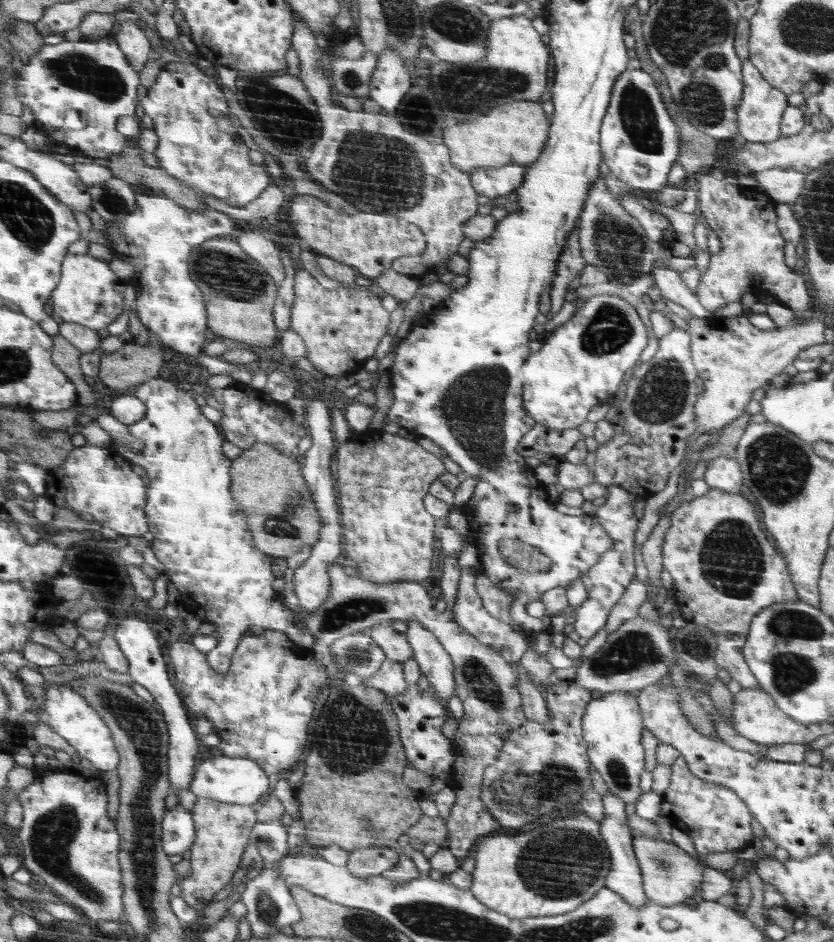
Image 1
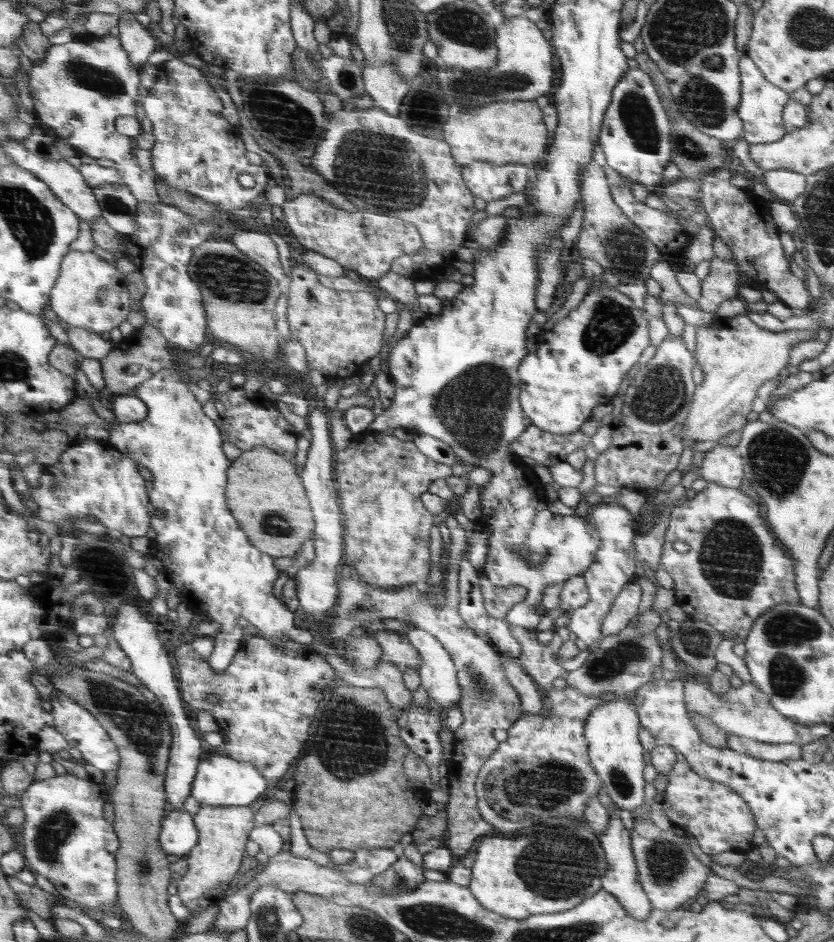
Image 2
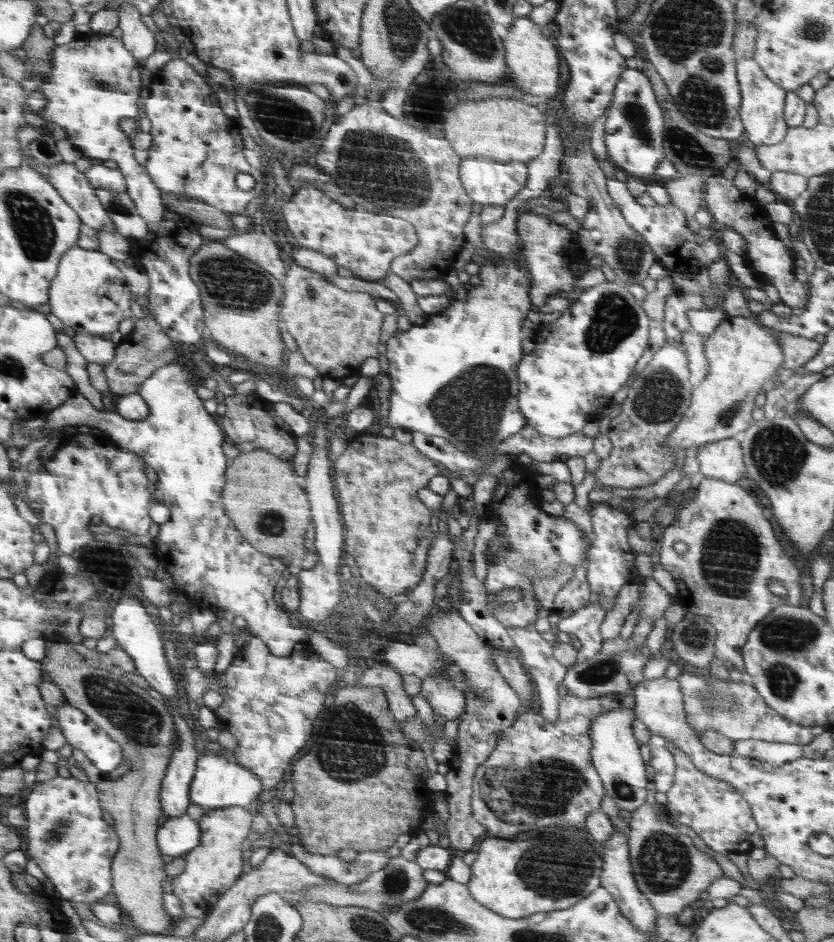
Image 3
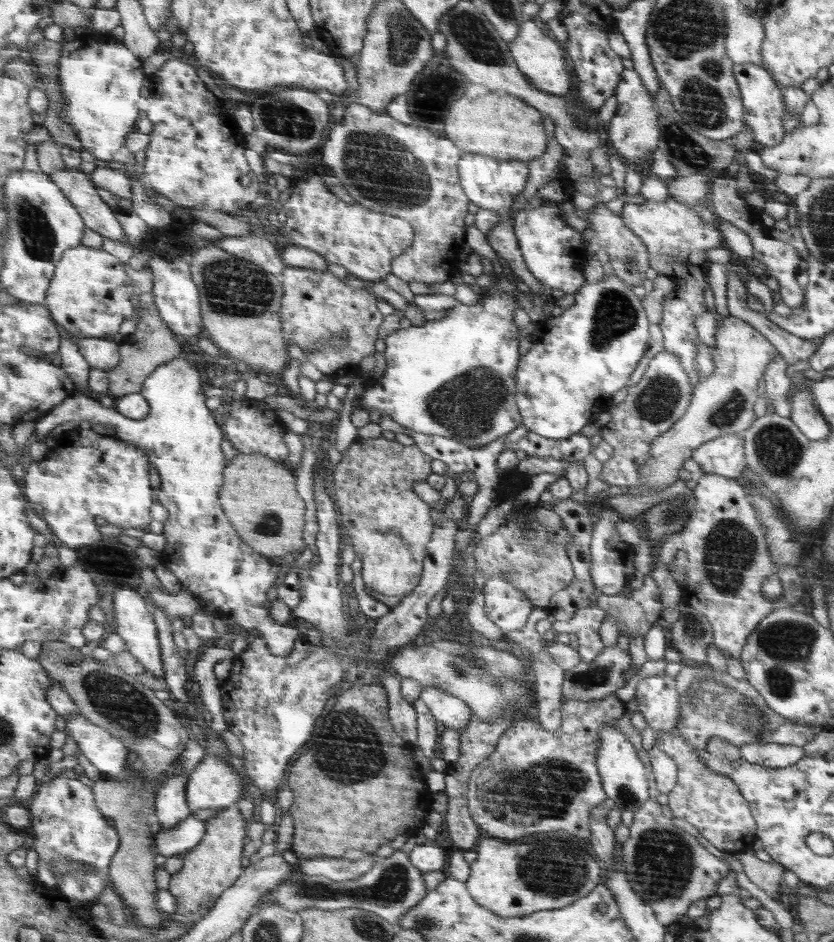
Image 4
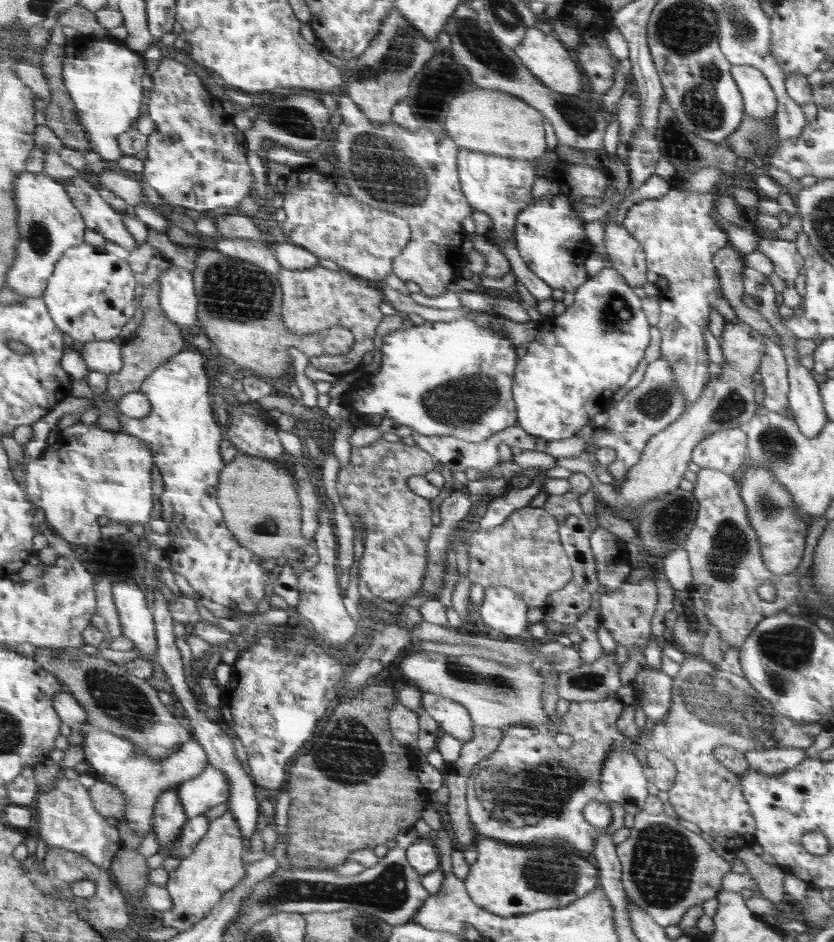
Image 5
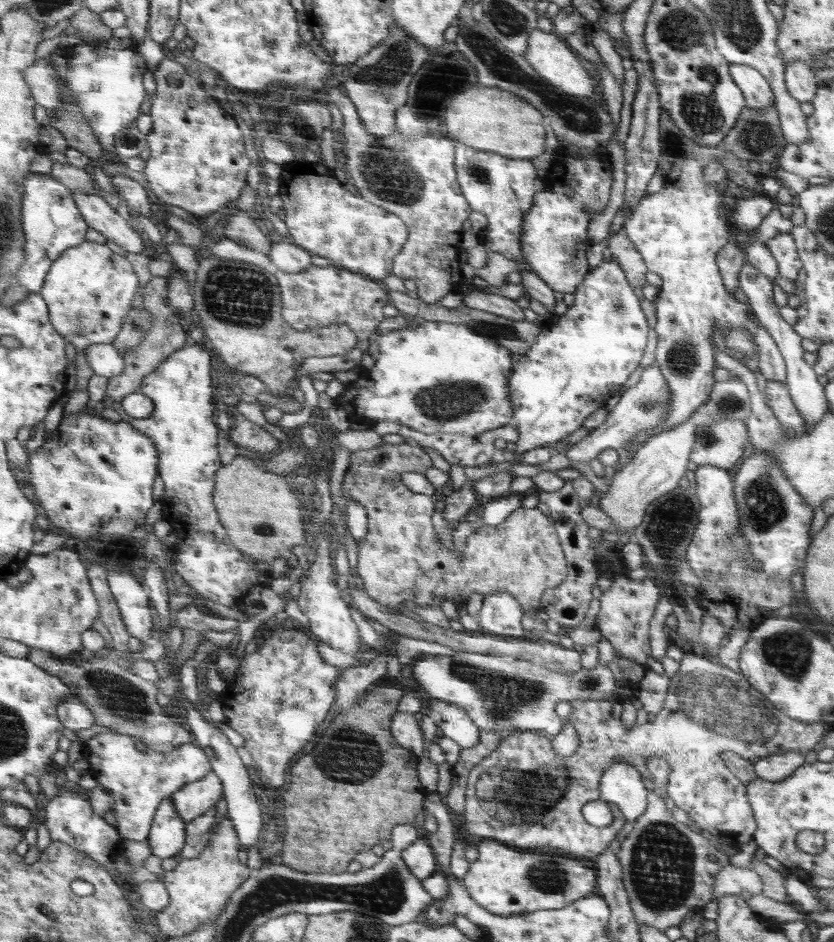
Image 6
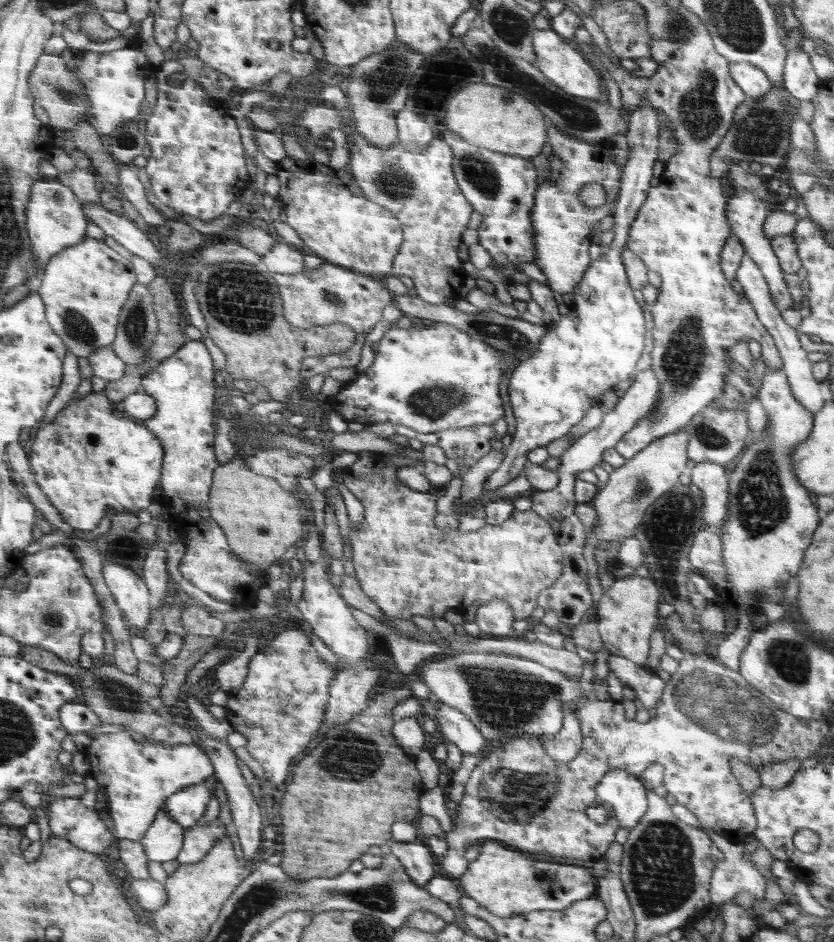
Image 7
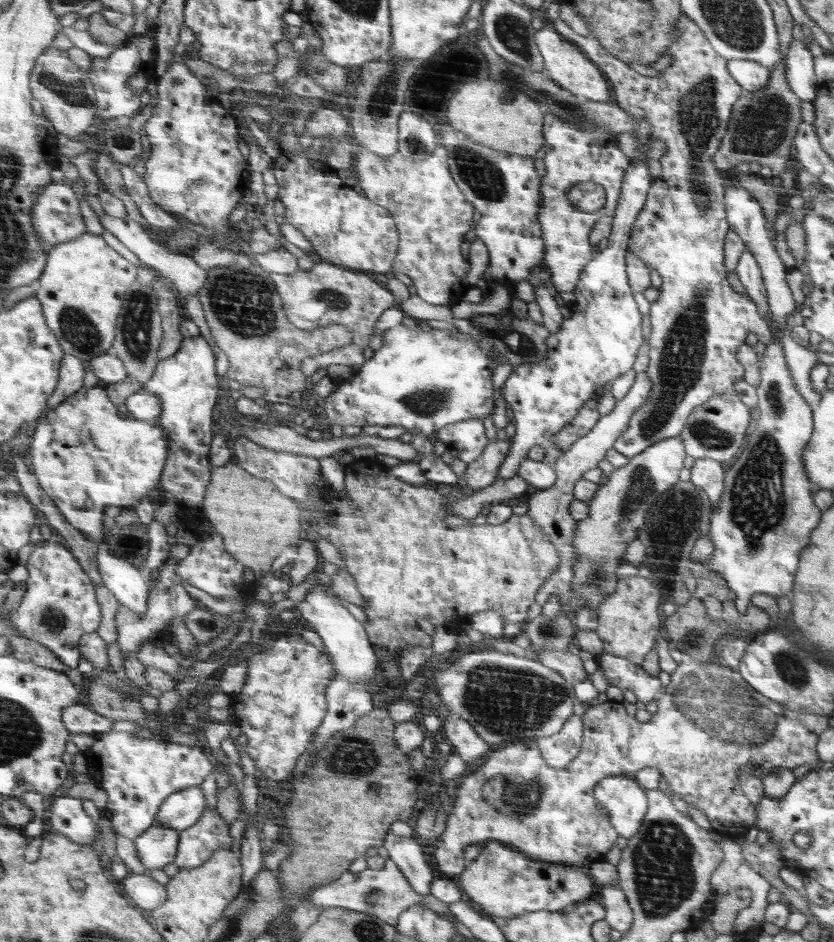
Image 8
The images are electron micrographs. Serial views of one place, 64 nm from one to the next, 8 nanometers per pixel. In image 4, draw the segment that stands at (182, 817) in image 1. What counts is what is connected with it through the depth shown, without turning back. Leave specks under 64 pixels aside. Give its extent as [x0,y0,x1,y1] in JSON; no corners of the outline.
[156,815,209,857]

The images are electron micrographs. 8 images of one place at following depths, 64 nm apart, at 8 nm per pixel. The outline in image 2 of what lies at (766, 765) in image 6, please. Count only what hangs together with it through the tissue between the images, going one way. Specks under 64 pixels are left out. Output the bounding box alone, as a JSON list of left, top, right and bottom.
[726,733,802,763]

